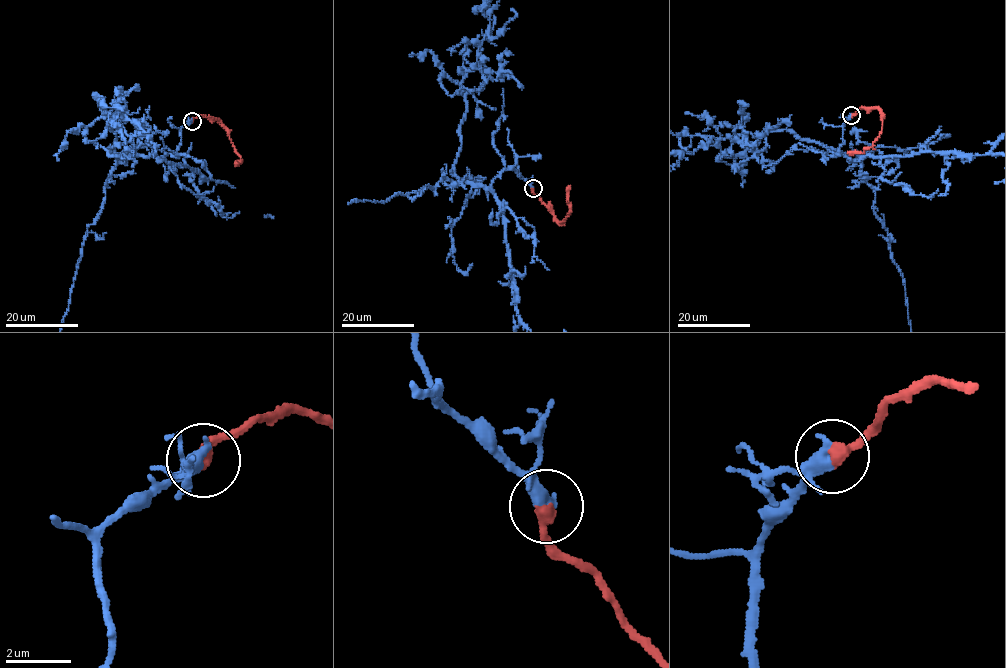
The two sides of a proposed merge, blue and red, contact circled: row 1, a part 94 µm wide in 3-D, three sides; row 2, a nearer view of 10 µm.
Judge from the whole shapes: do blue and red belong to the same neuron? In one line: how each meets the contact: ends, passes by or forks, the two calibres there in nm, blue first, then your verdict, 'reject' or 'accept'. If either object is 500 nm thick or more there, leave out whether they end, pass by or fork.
blue passes by | red ends | 320/400 nm | accept

